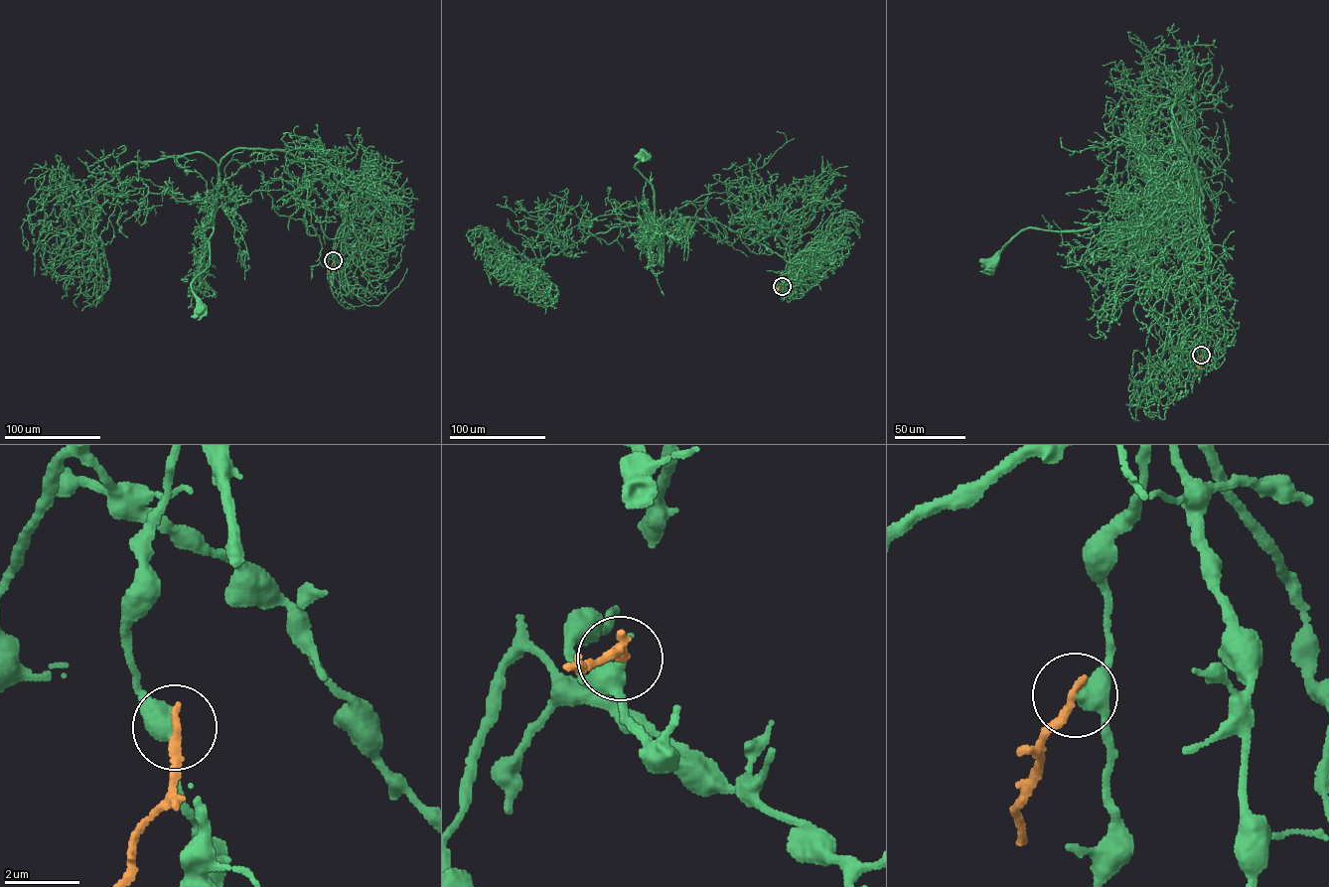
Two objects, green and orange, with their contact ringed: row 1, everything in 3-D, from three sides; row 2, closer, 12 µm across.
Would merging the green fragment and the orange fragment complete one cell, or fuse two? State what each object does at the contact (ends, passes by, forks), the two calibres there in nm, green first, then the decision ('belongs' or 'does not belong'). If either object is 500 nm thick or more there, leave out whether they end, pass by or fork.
green passes by; orange ends; calibres 360 and 240 nm; does not belong

